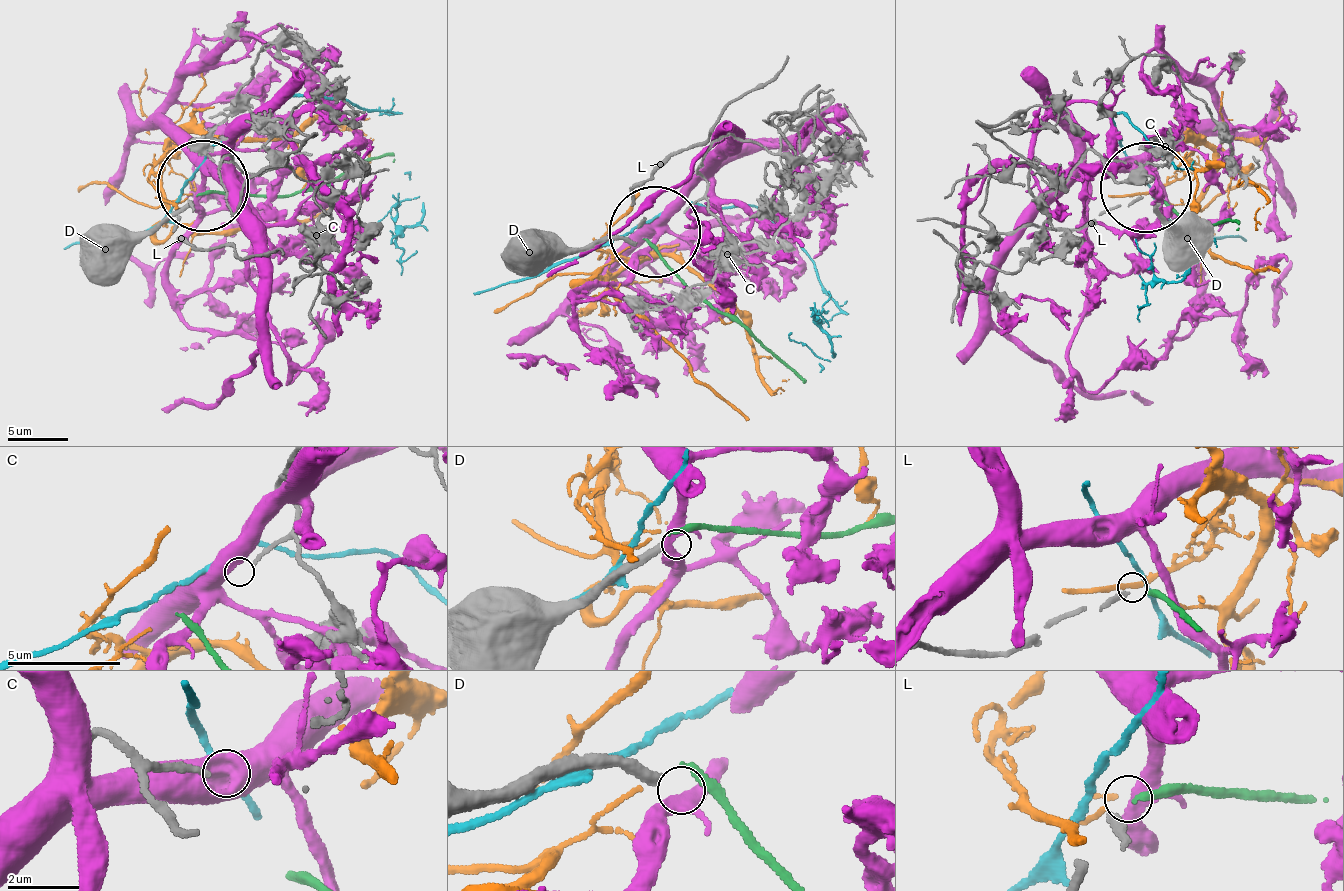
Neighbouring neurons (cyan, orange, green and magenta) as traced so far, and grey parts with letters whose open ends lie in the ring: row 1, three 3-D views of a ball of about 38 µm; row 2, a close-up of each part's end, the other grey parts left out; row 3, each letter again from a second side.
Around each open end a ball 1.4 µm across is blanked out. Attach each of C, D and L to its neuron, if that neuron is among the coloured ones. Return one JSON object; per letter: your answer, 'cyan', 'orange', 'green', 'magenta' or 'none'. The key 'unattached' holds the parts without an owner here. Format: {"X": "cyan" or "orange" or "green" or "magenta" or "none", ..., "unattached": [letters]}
{"C": "none", "D": "none", "L": "green", "unattached": ["C", "D"]}

